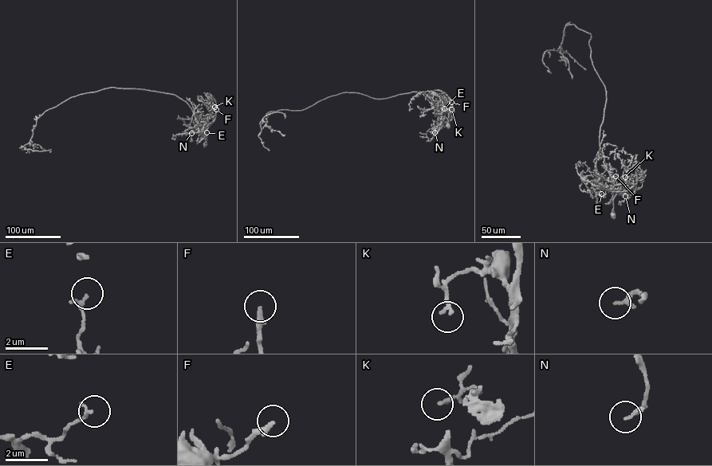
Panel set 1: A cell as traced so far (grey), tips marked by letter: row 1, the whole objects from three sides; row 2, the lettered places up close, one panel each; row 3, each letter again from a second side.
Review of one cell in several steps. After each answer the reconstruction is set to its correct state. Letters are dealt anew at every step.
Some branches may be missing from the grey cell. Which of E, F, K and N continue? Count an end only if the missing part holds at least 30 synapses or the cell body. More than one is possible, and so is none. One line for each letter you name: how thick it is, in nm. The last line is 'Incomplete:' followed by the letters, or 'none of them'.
F: Thickness 240 nm
Incomplete: F

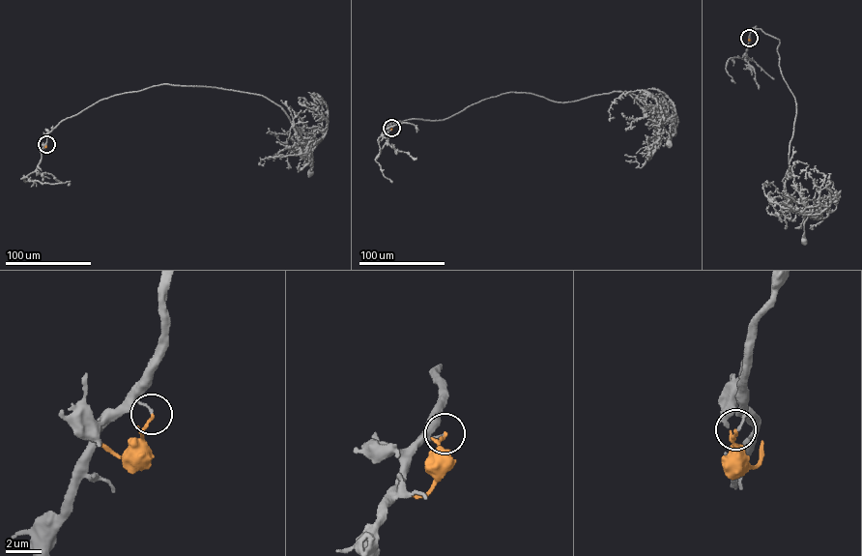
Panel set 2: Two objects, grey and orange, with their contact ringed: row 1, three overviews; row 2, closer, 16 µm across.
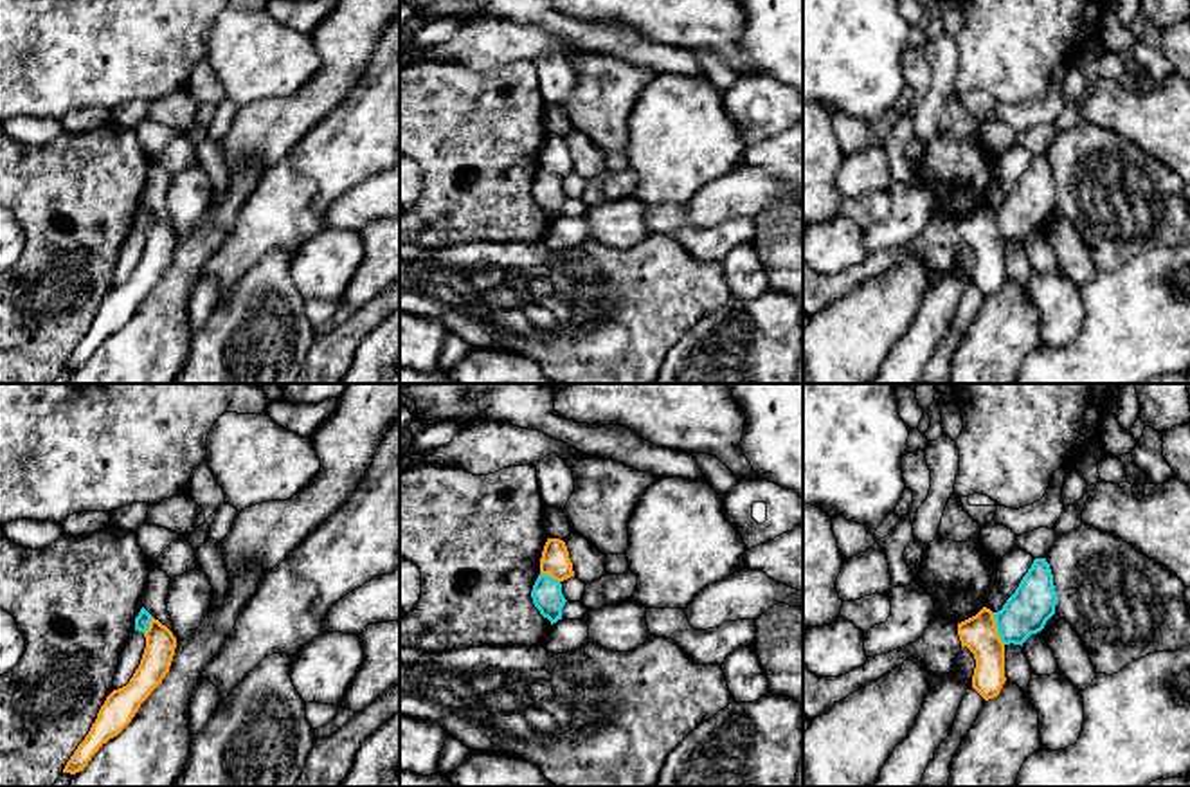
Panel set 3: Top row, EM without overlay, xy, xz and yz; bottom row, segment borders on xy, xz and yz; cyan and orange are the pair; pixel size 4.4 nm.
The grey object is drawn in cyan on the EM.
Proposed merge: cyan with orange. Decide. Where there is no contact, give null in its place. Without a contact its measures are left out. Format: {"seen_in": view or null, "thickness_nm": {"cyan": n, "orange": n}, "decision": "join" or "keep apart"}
{"seen_in": "yz", "thickness_nm": {"cyan": 200, "orange": 160}, "decision": "keep apart"}

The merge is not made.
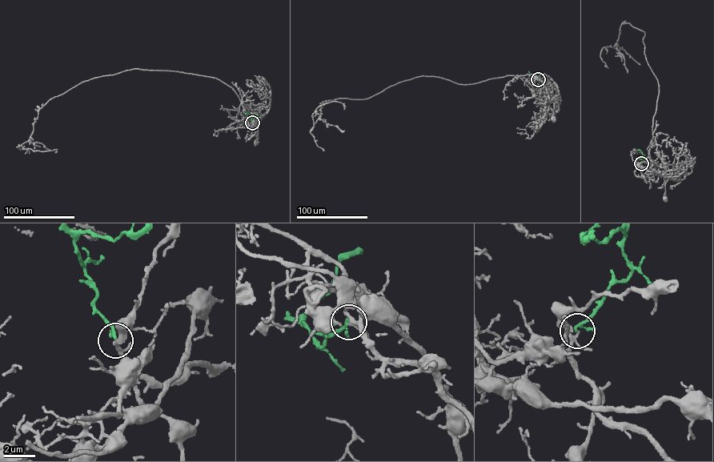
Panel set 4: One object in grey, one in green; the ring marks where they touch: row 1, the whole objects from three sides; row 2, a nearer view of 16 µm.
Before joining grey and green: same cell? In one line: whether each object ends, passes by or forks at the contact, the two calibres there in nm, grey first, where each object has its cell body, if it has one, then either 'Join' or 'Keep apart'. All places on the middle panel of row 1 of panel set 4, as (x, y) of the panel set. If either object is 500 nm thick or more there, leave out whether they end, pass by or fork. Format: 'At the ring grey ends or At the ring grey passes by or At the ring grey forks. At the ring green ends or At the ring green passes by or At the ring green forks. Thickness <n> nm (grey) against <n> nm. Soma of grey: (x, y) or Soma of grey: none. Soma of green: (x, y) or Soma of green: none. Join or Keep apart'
At the ring grey forks. At the ring green passes by. Thickness 160 nm (grey) against 130 nm. Soma of grey: (553, 118). Soma of green: none. Join

